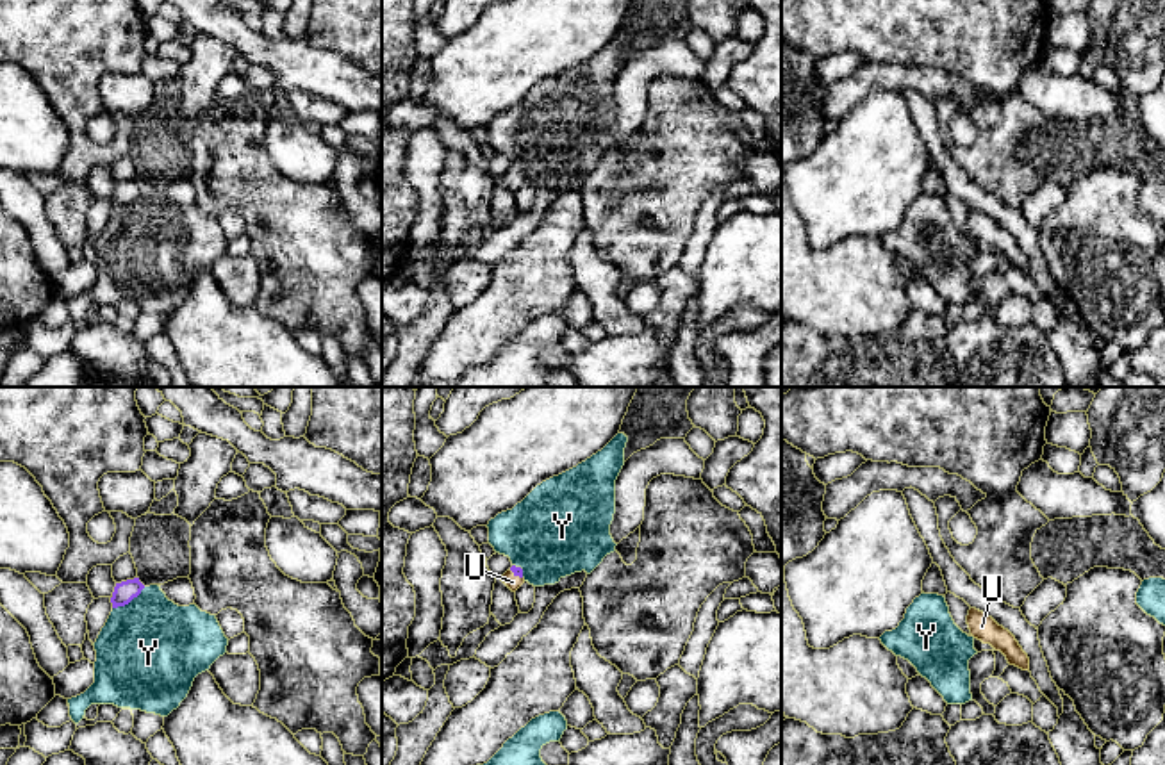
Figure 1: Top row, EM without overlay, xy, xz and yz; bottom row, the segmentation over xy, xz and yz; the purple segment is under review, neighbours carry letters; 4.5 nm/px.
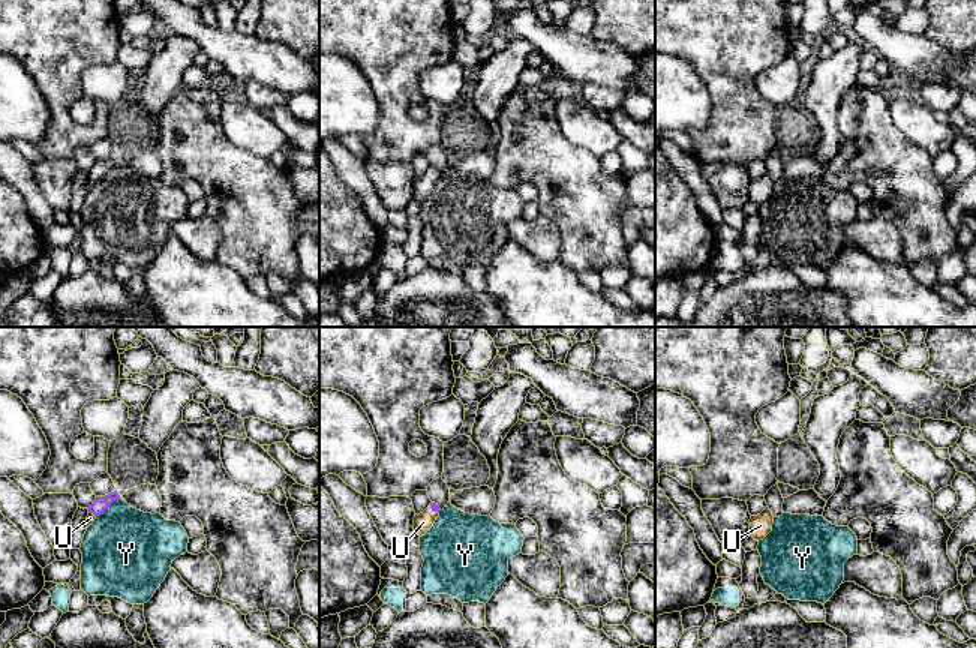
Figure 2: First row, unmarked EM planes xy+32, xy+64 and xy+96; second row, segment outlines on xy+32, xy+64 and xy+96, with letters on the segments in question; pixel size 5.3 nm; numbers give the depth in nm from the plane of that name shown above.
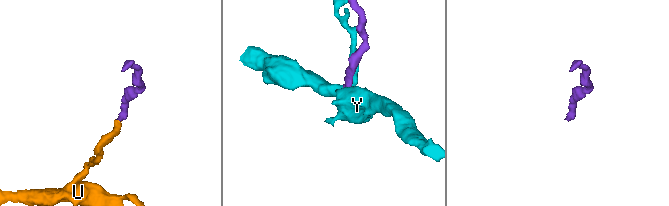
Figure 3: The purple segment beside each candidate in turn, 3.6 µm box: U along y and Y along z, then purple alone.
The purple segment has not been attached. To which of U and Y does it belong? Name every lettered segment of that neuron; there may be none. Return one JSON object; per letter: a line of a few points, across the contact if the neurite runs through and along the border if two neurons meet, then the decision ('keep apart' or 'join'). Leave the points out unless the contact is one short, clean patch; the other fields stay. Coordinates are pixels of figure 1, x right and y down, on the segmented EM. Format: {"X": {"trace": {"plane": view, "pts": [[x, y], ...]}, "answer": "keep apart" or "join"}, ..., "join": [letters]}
{"U": {"trace": {"plane": "xz", "pts": [[518, 571], [516, 575], [512, 582]]}, "answer": "join"}, "Y": {"trace": {"plane": "xy", "pts": [[145, 587], [127, 603], [113, 608]]}, "answer": "keep apart"}, "join": ["U"]}

